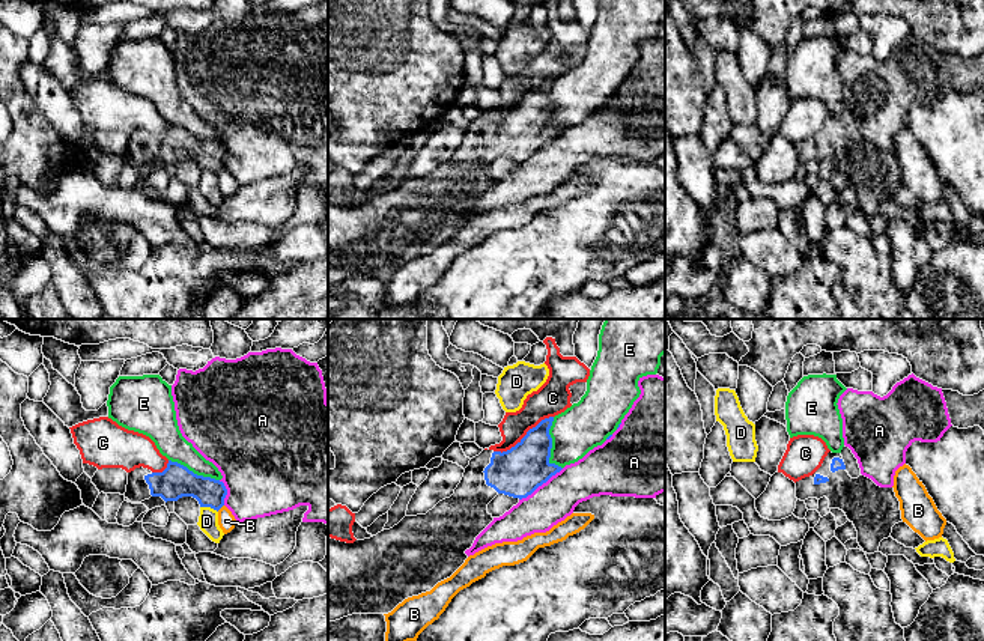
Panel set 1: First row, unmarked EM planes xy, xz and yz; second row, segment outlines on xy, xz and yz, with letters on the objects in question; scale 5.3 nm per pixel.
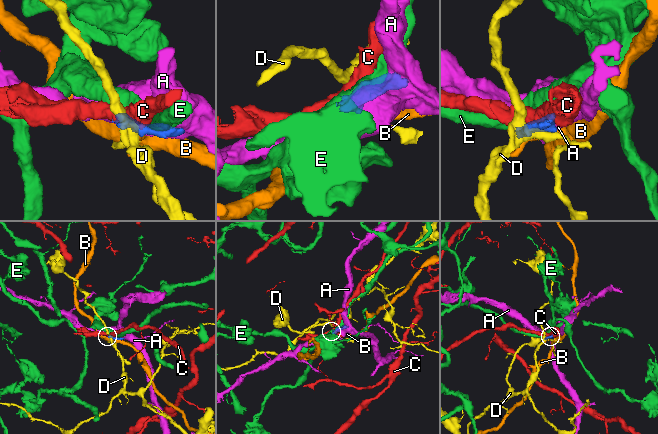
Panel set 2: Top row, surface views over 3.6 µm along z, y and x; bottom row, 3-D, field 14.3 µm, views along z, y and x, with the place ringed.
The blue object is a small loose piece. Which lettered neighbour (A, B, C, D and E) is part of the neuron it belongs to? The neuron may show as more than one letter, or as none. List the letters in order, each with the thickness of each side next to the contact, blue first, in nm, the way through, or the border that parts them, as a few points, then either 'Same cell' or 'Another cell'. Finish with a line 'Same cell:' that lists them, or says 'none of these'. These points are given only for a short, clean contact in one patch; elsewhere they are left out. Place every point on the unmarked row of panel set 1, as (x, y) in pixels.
A: Thickness 260 nm (blue) against 220 nm. Another cell
B: Thickness 160 nm (blue) against 90 nm. Boundary: xy (223, 167), (217, 173). Another cell
C: Thickness 260 nm (blue) against 180 nm. Another cell
D: Thickness 180 nm (blue) against 110 nm. Boundary: xy (200, 169), (209, 169), (217, 175). Another cell
E: Thickness 260 nm (blue) against 260 nm. Another cell
Same cell: none of these

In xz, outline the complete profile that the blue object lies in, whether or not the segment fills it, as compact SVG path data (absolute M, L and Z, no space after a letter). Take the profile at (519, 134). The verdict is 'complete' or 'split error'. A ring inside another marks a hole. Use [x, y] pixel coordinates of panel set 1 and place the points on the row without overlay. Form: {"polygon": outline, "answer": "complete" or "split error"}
{"polygon": "M554 80L542 83L536 90L507 114L483 113L469 123L463 140L450 161L439 164L426 178L405 179L397 188L376 199L354 206L328 200L328 284L352 277L388 277L405 262L430 254L438 245L450 241L468 221L465 217L475 200L494 184L487 167L504 156L513 161L527 161L563 131L551 126L552 101L549 92Z", "answer": "split error"}

